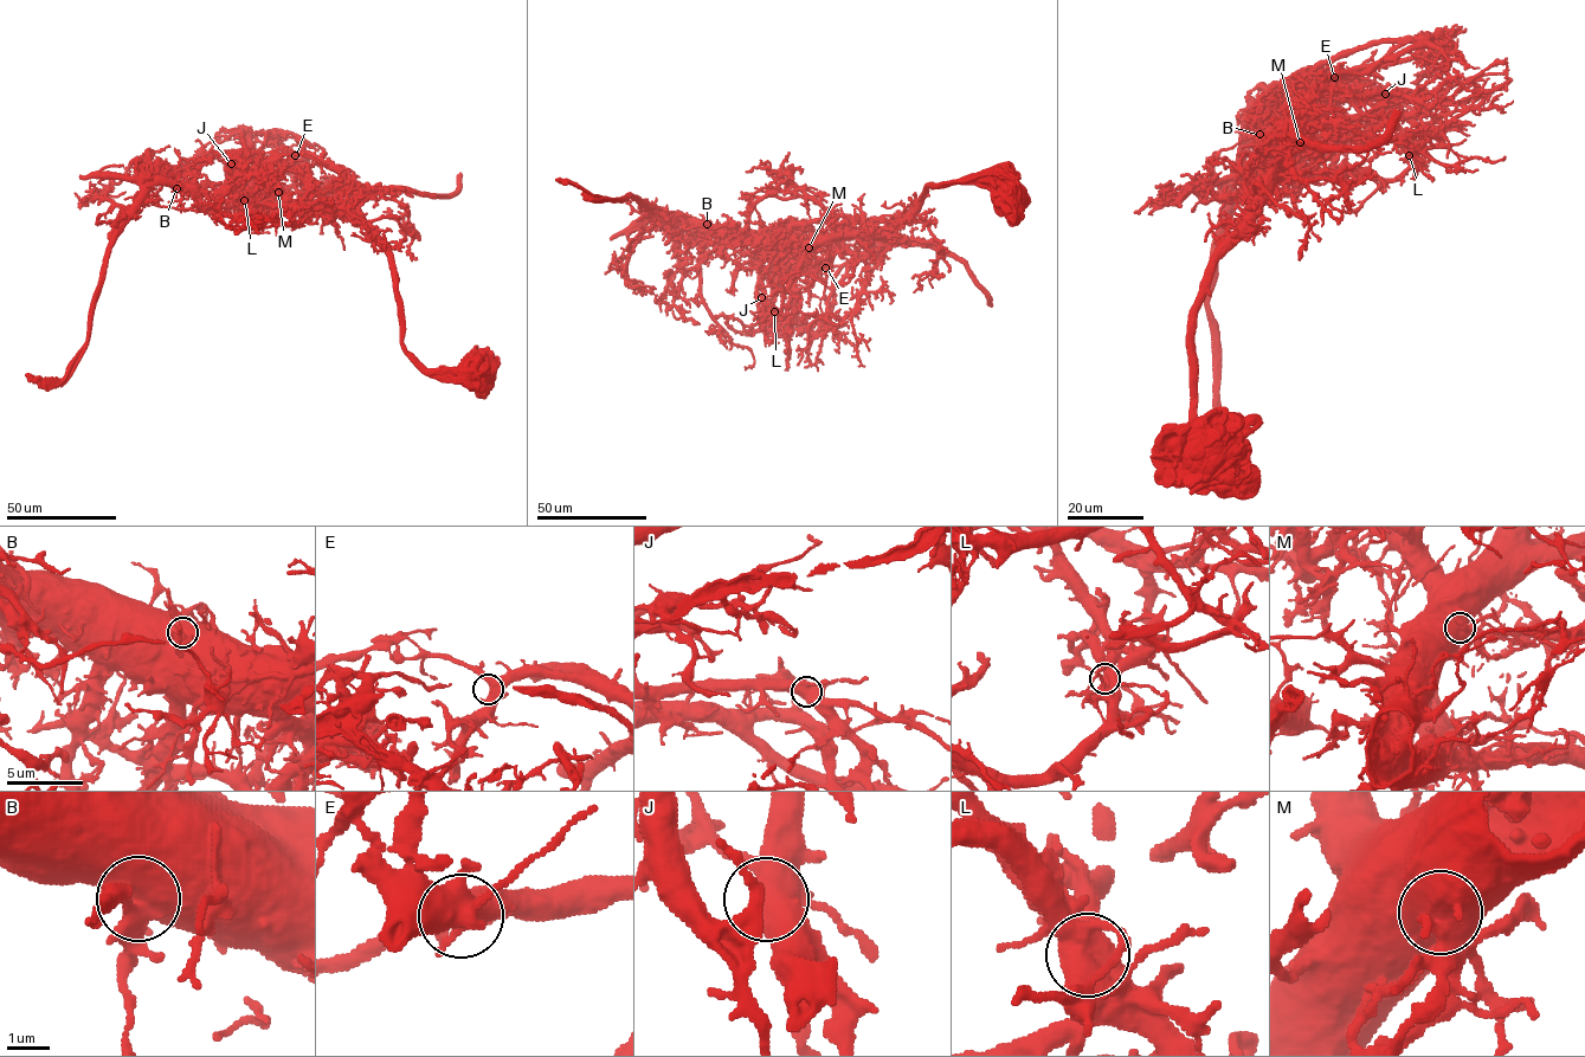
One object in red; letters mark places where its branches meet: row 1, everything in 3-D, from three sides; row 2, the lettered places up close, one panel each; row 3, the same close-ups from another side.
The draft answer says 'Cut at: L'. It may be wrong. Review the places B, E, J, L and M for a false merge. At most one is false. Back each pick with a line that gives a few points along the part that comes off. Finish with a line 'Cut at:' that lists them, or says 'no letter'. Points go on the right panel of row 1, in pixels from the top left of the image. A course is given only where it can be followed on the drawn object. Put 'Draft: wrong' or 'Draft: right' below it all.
L: Course of the part to remove: (1410, 155), (1385, 102), (1321, 103), (1313, 72), (1270, 101), (1273, 150), (1245, 131), (1215, 463), (1180, 457)
Cut at: L
Draft: right

